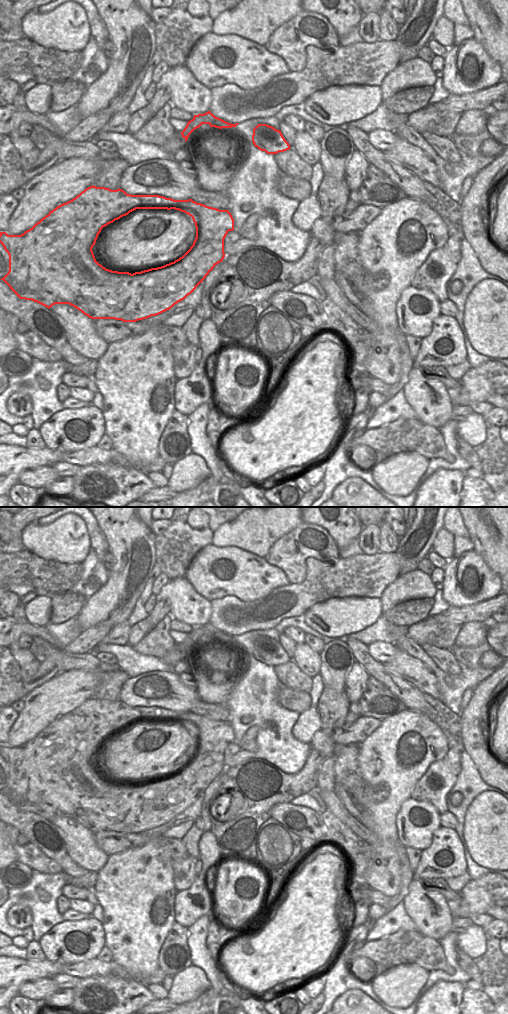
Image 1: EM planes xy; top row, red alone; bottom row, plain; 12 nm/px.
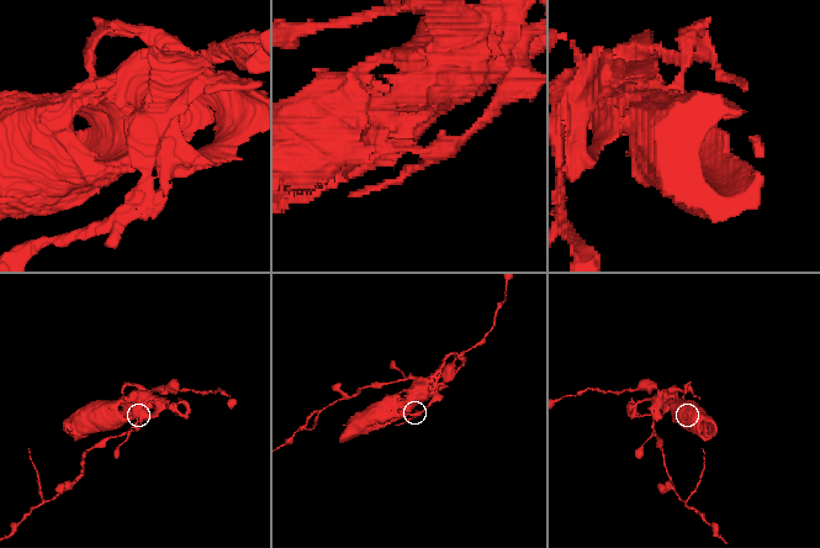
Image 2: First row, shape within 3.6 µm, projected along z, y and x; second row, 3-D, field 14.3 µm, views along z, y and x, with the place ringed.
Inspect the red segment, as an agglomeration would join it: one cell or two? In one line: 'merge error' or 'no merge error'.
merge error

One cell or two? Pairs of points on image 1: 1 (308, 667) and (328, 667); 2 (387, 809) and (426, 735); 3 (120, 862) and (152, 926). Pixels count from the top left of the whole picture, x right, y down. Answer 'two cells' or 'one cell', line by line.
1: two cells
2: one cell
3: one cell

